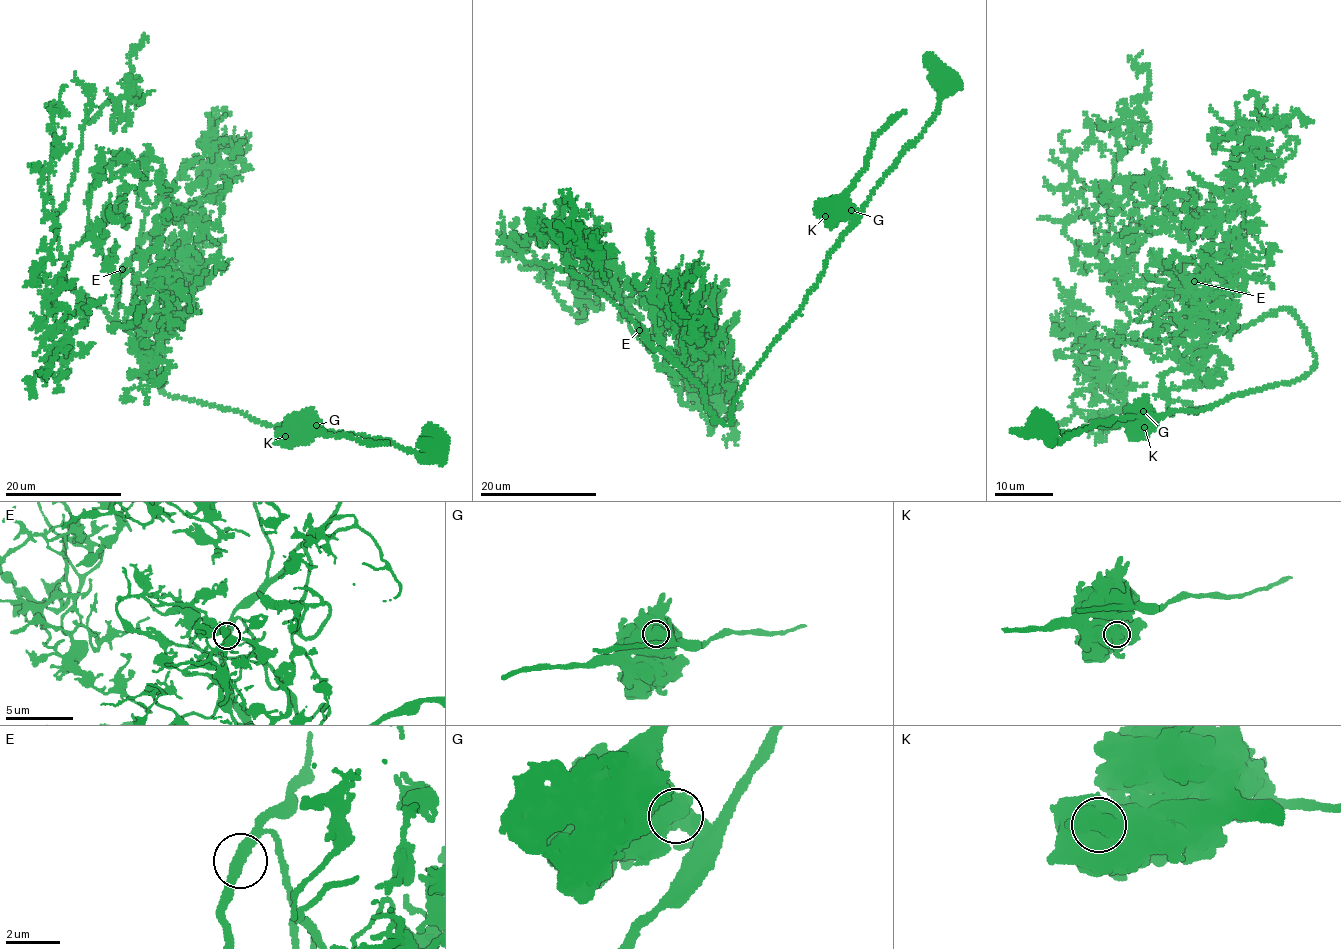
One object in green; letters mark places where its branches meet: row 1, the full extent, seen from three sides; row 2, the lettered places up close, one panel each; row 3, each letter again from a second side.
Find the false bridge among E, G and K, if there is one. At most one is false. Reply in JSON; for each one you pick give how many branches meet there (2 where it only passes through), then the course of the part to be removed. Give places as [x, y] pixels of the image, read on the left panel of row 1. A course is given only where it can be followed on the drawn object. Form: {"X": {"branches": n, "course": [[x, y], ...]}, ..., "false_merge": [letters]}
{"G": {"branches": 2, "course": [[316, 425], [315, 429], [333, 436], [350, 436], [388, 445]]}, "false_merge": ["G"]}

